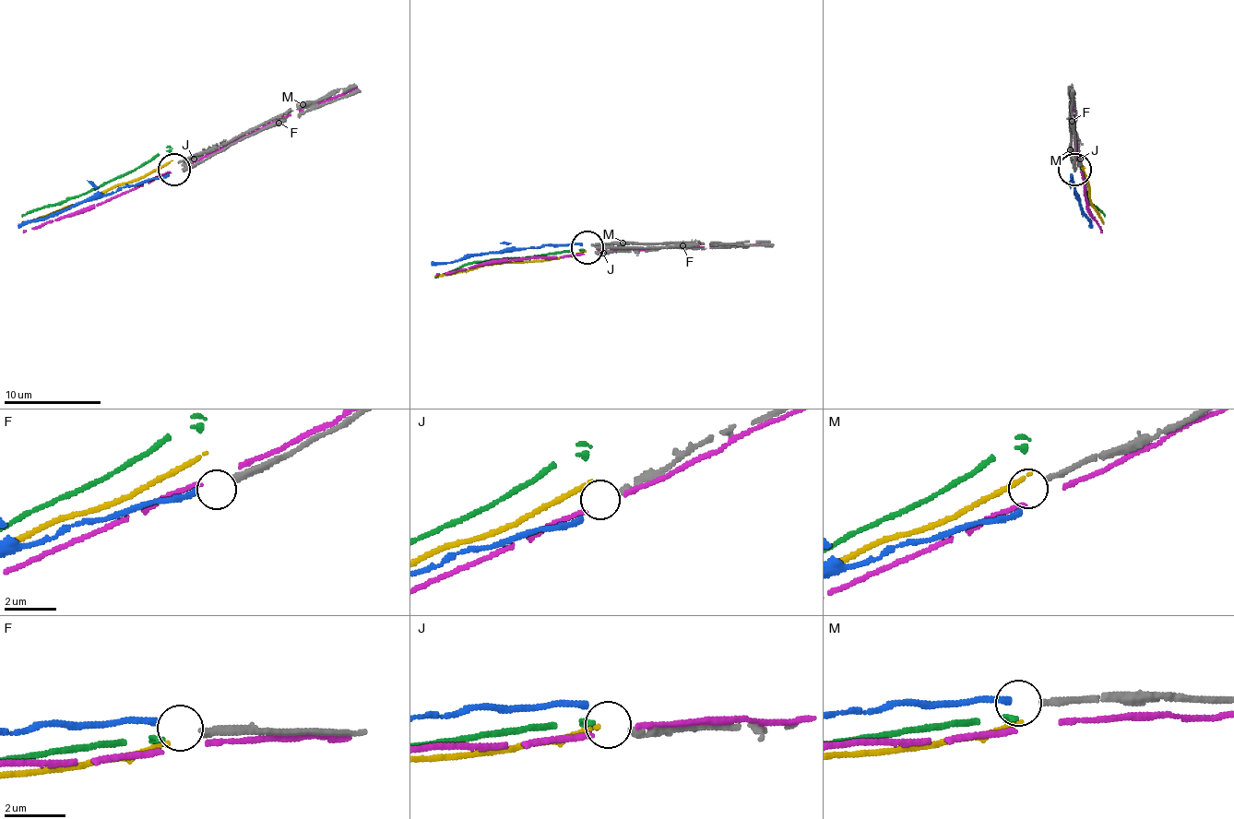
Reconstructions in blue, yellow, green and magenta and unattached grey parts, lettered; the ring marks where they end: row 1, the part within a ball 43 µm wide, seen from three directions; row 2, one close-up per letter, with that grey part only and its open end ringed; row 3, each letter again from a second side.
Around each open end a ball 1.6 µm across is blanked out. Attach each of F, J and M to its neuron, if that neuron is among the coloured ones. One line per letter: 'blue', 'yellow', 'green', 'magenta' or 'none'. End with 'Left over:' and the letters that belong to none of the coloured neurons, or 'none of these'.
F: none
J: none
M: none
Left over: F, J, M

